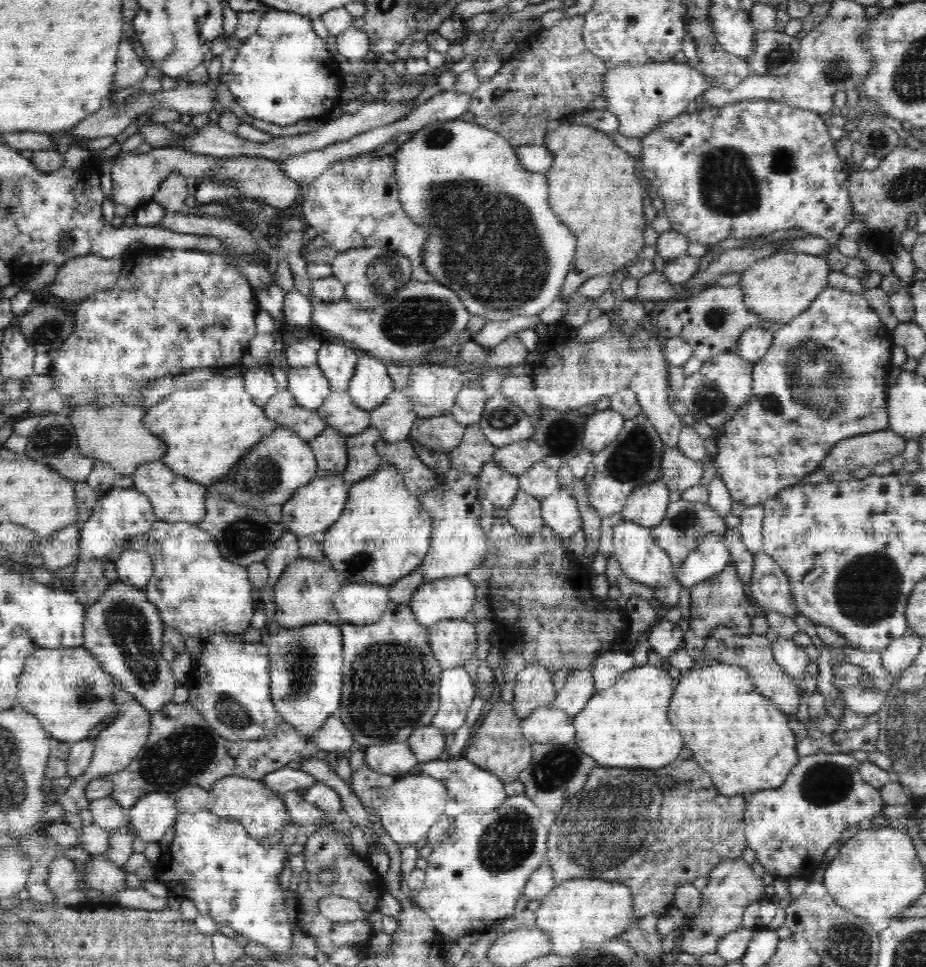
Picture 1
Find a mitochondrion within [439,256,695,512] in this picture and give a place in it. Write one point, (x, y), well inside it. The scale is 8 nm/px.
(632, 458)

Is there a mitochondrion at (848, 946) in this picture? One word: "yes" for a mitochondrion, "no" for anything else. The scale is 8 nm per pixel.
yes

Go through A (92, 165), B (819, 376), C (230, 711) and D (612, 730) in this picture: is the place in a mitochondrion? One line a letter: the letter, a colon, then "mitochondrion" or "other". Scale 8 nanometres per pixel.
A: other
B: mitochondrion
C: mitochondrion
D: other

